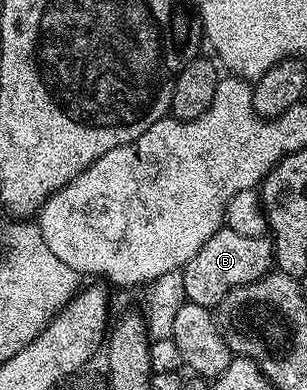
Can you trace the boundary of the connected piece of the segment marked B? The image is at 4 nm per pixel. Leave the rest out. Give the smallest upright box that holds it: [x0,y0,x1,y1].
[182,227,273,306]

